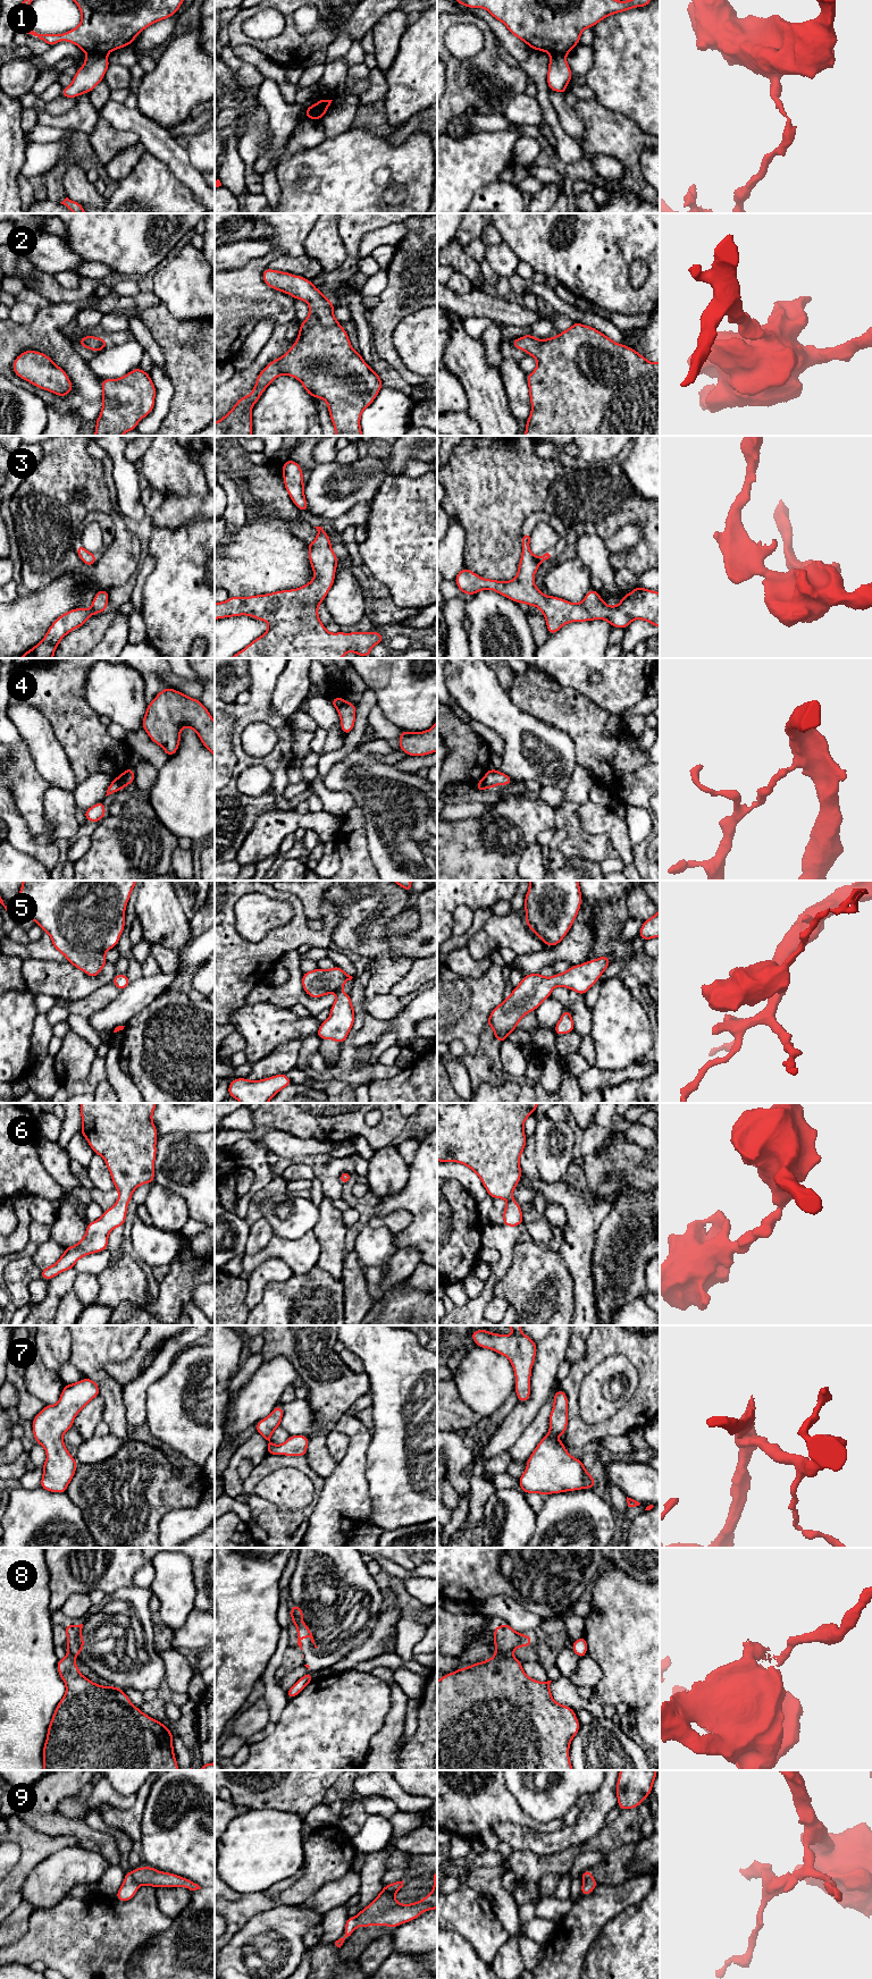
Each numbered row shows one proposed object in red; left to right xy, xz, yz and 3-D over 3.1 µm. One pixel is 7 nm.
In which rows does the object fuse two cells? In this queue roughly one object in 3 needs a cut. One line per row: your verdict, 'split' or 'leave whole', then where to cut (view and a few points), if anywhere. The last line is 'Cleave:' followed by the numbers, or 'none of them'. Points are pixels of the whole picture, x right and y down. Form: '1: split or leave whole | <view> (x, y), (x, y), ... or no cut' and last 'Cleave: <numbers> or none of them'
1: split | xy (87, 52), (106, 56)
2: leave whole | no cut
3: leave whole | no cut
4: split | yz (483, 779), (488, 788)
5: leave whole | no cut
6: leave whole | no cut
7: leave whole | no cut
8: split | yz (497, 1653), (511, 1655)
9: split | xy (131, 1872), (139, 1885)
Cleave: 1, 4, 8, 9

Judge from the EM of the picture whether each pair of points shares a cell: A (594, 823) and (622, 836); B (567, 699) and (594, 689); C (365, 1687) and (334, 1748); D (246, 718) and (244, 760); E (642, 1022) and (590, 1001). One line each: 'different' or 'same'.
A: same
B: different
C: same
D: same
E: different

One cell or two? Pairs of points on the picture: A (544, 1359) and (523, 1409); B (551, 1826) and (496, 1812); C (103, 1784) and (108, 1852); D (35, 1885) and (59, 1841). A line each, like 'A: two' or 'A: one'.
A: one
B: one
C: two
D: two

